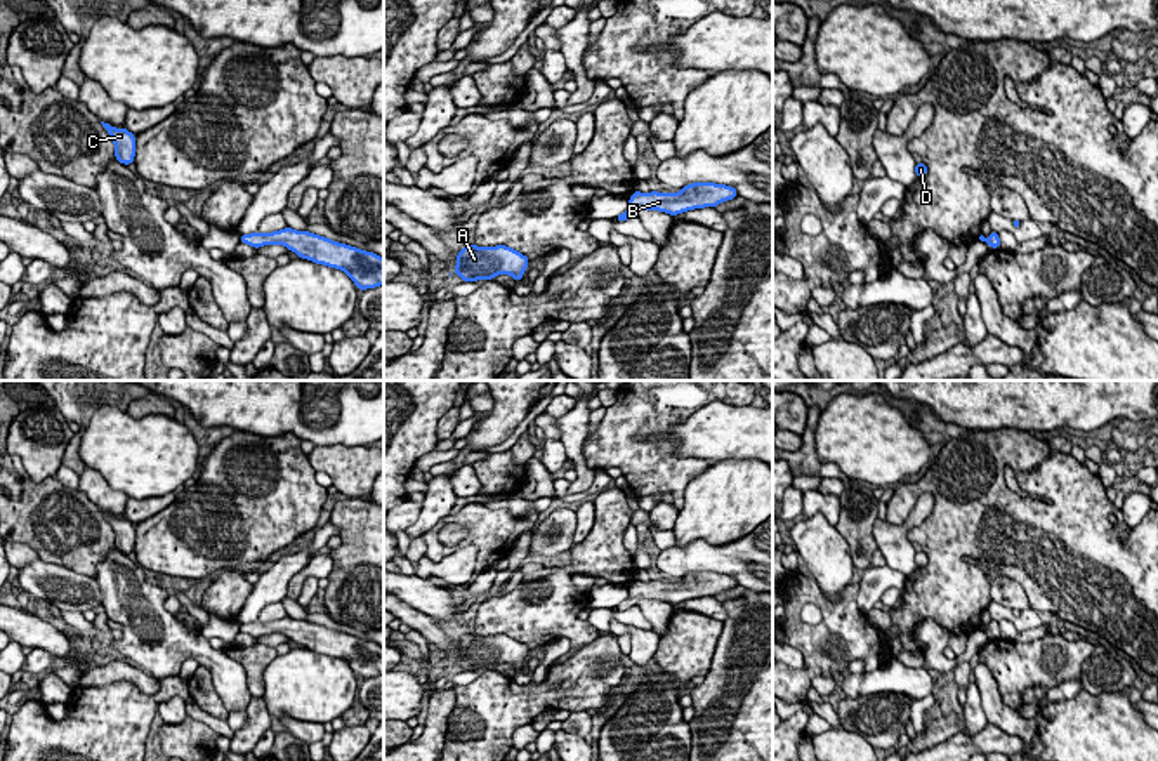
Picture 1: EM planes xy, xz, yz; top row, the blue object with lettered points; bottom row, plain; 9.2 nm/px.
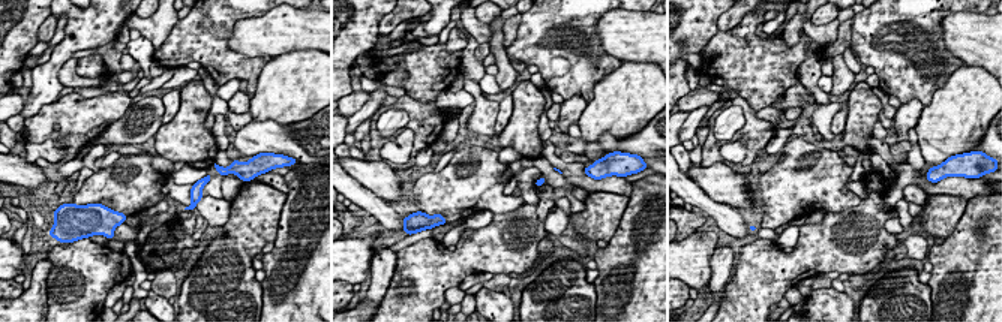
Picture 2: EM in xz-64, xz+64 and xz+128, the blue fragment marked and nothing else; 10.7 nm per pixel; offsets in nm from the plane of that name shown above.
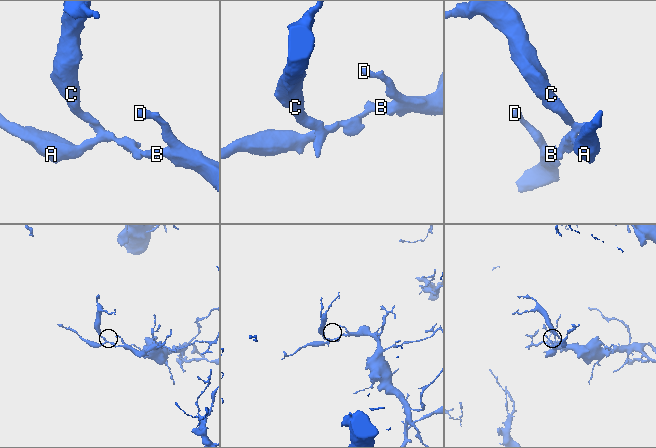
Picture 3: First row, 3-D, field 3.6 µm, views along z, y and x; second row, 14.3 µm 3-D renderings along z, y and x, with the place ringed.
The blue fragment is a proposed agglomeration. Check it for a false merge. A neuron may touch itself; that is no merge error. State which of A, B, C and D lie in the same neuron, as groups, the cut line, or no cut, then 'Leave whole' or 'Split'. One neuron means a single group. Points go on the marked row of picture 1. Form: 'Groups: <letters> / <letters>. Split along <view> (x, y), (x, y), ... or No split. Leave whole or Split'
Groups: A B C D. No split. Leave whole

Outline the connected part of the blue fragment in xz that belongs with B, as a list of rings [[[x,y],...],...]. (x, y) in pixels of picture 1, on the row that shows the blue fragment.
[[[693,182],[684,186],[679,193],[651,191],[644,195],[635,189],[628,200],[628,208],[623,214],[620,214],[615,221],[623,222],[637,215],[639,210],[658,210],[674,217],[681,212],[694,208],[715,208],[719,203],[733,200],[736,196],[740,195],[734,188],[715,182]]]

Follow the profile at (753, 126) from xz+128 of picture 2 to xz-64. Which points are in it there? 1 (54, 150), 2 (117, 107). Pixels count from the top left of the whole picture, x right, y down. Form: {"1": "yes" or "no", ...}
{"1": "no", "2": "yes"}

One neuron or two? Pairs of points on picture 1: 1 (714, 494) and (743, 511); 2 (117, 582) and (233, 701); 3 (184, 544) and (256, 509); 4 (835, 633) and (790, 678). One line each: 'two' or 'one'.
1: one
2: one
3: one
4: one

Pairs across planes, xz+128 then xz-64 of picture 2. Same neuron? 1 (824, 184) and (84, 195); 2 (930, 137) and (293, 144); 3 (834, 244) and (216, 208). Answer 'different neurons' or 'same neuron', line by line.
1: same neuron
2: different neurons
3: different neurons

